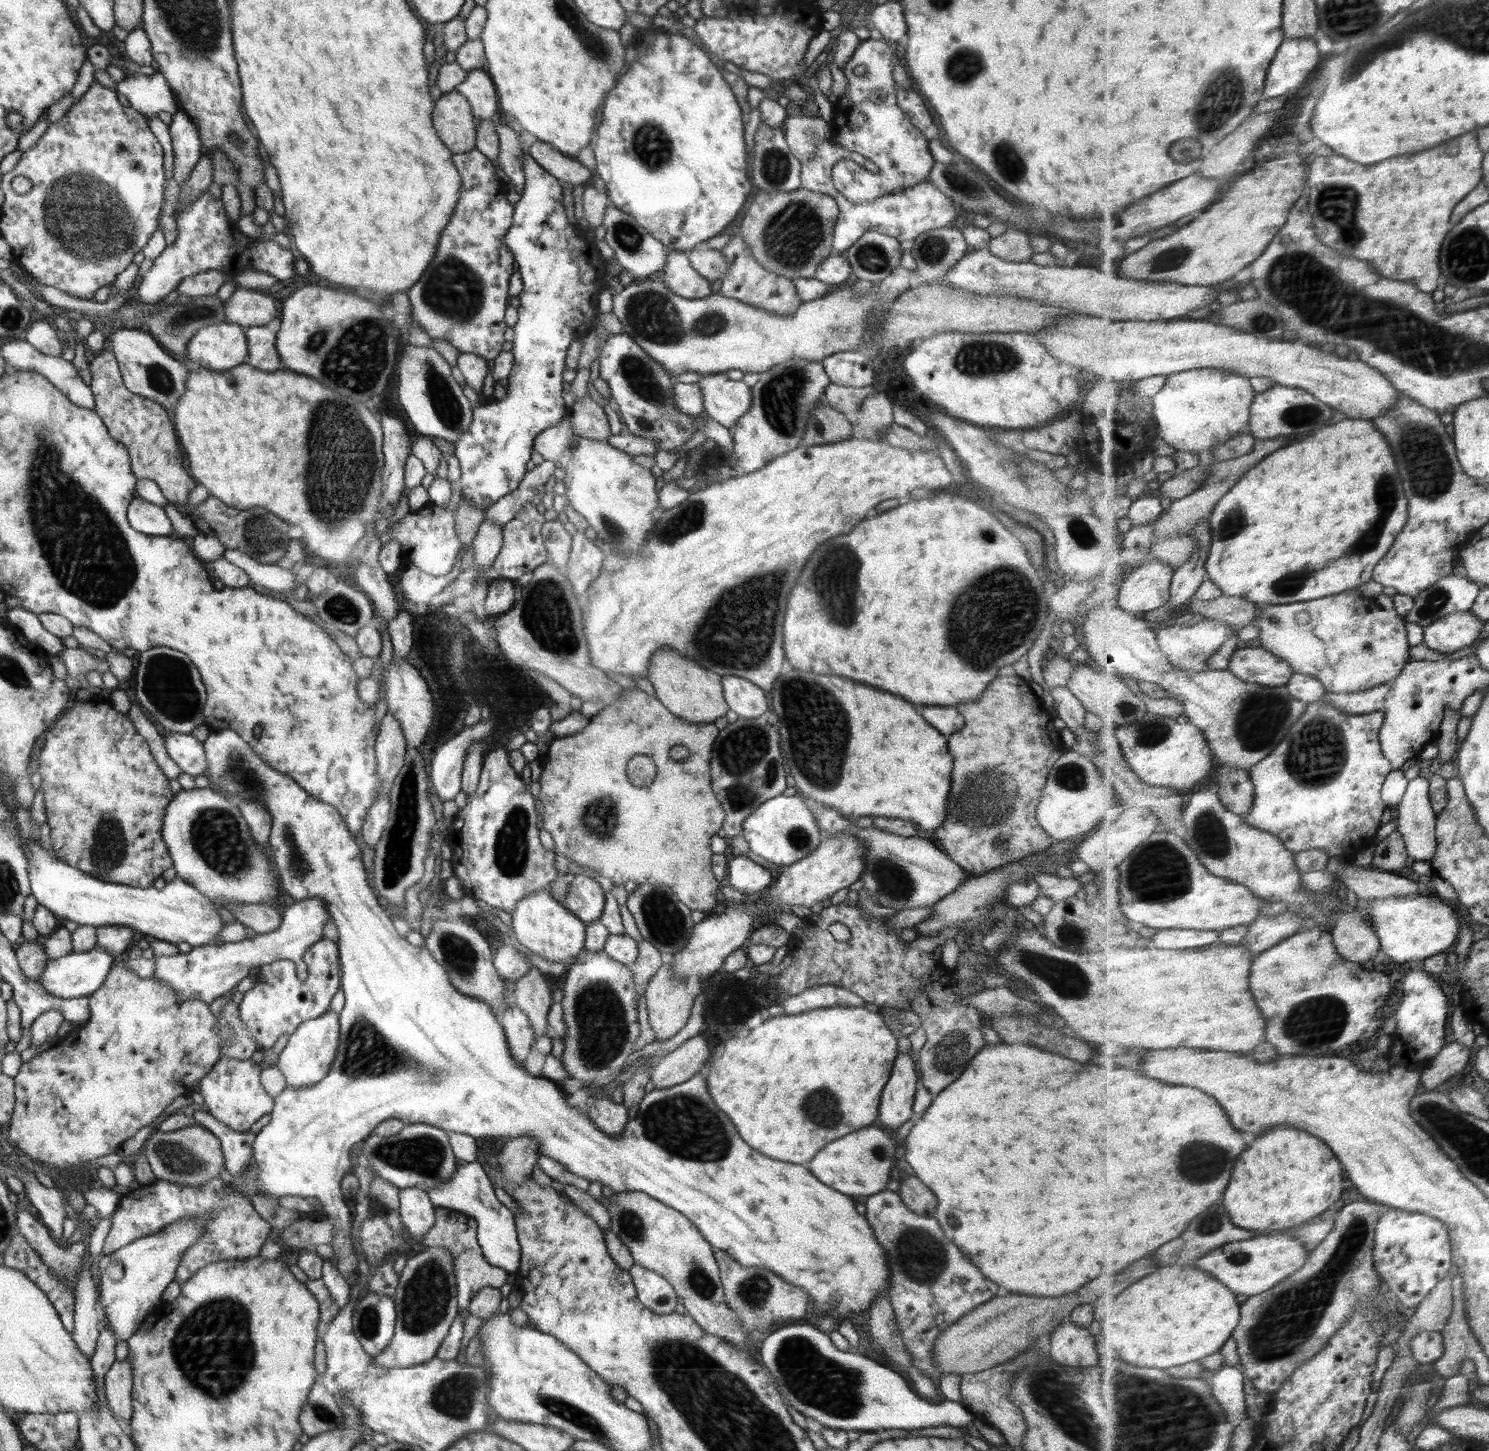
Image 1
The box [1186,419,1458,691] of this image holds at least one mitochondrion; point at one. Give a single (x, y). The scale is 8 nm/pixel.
(1386, 491)

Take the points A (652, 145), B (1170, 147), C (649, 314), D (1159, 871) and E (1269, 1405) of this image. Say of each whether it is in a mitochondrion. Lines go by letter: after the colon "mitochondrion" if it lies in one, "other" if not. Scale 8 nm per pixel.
A: mitochondrion
B: mitochondrion
C: mitochondrion
D: mitochondrion
E: other

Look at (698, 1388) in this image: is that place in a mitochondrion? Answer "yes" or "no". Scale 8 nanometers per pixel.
yes

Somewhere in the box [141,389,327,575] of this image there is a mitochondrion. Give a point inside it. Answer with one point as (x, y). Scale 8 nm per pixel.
(262, 536)

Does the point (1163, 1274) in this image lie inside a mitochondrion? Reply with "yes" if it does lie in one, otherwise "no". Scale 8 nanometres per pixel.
no

